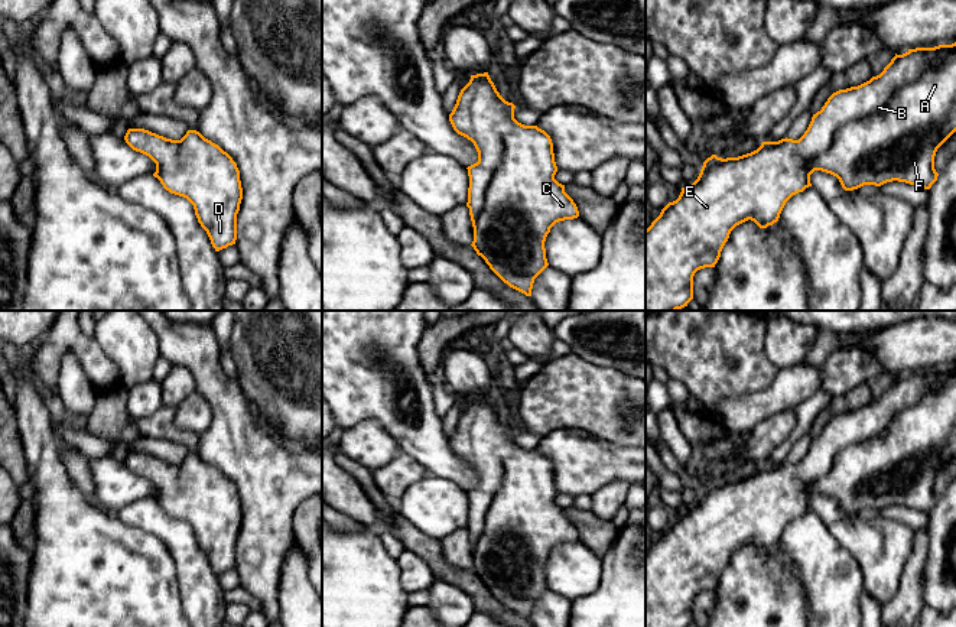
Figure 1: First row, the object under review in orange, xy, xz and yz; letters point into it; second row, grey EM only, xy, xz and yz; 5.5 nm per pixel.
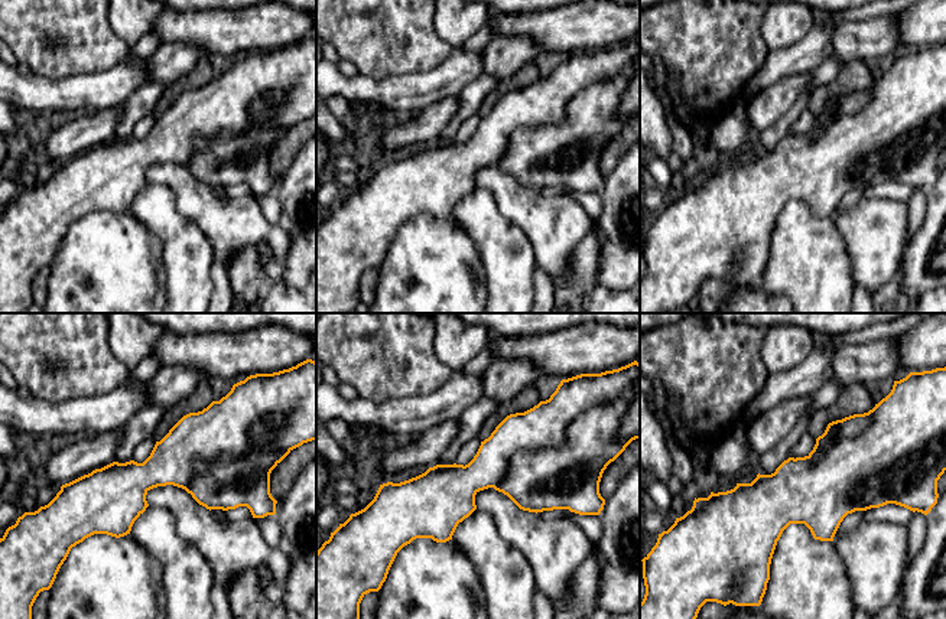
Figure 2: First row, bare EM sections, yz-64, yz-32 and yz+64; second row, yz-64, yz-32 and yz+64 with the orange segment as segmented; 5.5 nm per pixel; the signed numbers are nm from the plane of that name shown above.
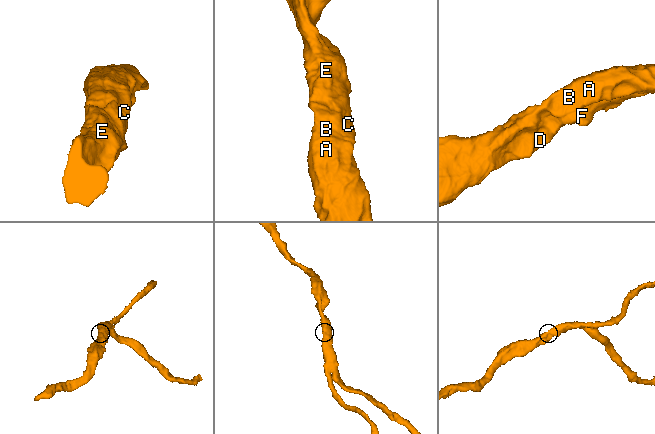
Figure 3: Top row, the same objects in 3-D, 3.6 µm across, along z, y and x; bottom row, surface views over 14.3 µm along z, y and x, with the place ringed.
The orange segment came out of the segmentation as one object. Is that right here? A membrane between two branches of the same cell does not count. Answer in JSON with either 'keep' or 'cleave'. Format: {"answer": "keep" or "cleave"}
{"answer": "keep"}

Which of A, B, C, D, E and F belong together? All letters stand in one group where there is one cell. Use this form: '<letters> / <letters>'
A B C D E F

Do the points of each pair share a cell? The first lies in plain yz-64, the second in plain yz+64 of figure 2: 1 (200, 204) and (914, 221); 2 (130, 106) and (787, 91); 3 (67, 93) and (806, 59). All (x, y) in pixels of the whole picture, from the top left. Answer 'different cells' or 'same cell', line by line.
1: different cells
2: different cells
3: same cell

